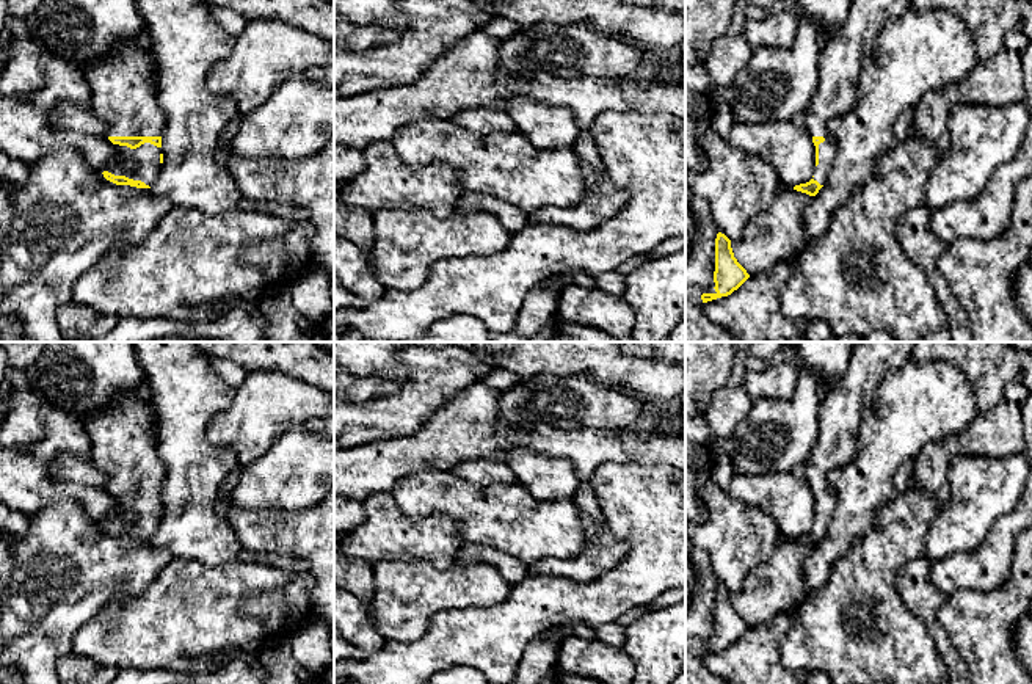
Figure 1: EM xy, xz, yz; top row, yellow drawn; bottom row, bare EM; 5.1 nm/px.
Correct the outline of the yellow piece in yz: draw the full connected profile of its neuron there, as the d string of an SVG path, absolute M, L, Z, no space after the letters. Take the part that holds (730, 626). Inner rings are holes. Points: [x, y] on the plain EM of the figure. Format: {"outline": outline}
{"outline": "M718 584L715 590L715 637L707 642L685 642L685 684L729 684L703 667L703 656L737 642L750 626L734 609L731 591Z"}

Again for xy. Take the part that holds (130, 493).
{"outline": "M141 391L140 400L121 397L114 406L82 420L82 424L93 444L93 463L108 477L108 491L127 499L121 511L102 524L104 529L116 537L151 540L163 515L162 482L166 469L157 452L155 417L146 391Z"}

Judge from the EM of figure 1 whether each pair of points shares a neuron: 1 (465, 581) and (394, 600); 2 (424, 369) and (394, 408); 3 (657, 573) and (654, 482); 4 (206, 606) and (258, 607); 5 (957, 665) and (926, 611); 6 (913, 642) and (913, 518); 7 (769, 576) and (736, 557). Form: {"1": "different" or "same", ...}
{"1": "same", "2": "same", "3": "same", "4": "different", "5": "same", "6": "same", "7": "different"}

